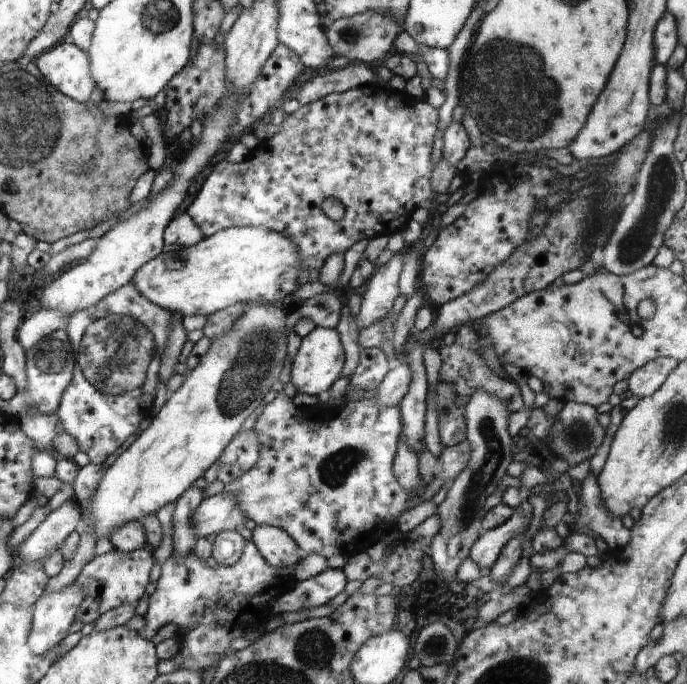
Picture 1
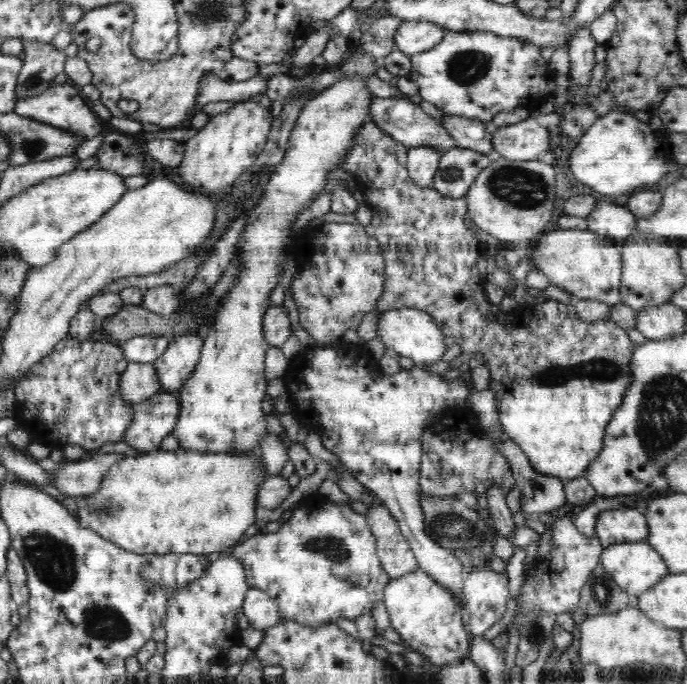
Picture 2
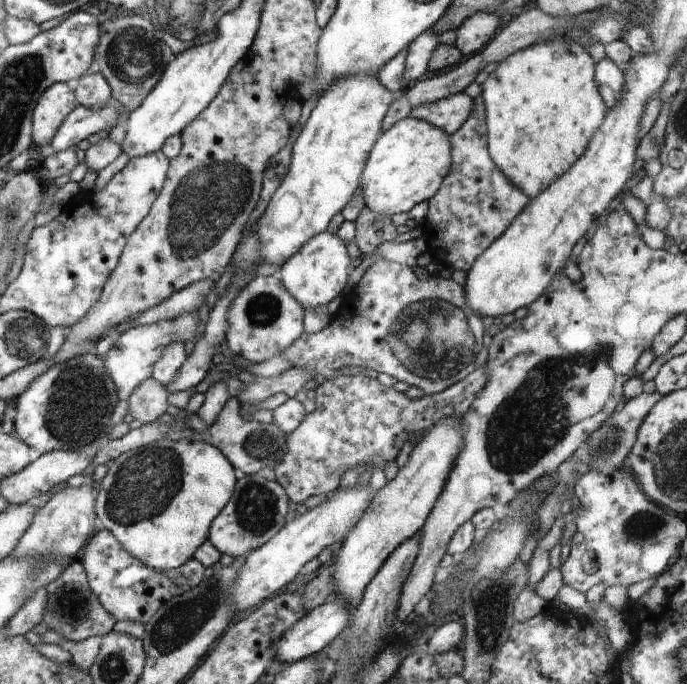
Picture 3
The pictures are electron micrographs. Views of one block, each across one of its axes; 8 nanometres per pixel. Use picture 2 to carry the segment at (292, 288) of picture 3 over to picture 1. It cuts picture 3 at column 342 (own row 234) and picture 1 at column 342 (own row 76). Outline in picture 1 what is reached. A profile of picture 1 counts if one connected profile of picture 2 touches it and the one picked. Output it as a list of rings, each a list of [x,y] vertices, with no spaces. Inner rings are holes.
[[[316,327],[302,338],[298,353],[291,364],[291,382],[305,392],[320,397],[328,394],[332,384],[341,378],[345,350],[340,333],[335,328]]]

